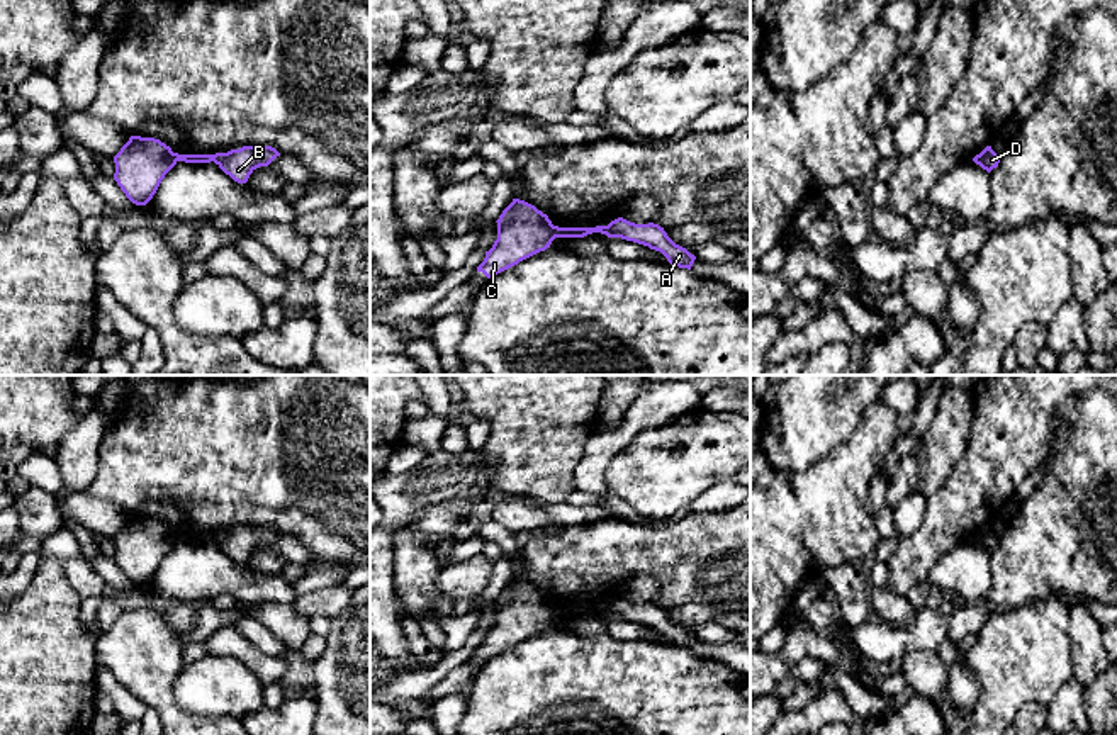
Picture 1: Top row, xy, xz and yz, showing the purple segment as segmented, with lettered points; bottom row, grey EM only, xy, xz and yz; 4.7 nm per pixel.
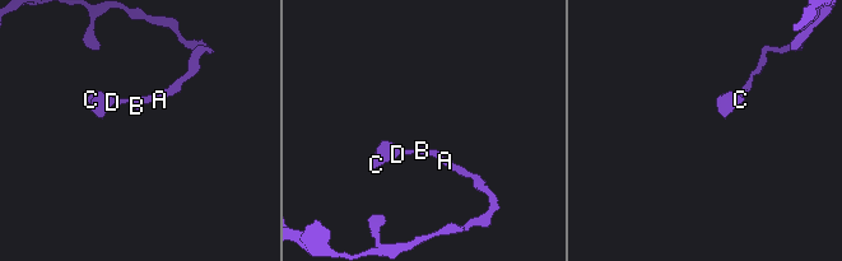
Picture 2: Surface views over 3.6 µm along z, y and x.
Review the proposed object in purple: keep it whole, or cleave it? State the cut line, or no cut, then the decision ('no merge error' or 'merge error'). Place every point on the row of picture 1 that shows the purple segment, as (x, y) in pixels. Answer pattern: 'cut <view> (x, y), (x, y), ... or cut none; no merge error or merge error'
cut none; no merge error

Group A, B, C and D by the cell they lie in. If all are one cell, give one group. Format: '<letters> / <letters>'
A B C D

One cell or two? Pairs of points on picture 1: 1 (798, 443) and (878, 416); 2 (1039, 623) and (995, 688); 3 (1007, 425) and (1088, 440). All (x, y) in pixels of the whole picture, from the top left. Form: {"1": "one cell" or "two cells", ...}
{"1": "two cells", "2": "one cell", "3": "two cells"}

